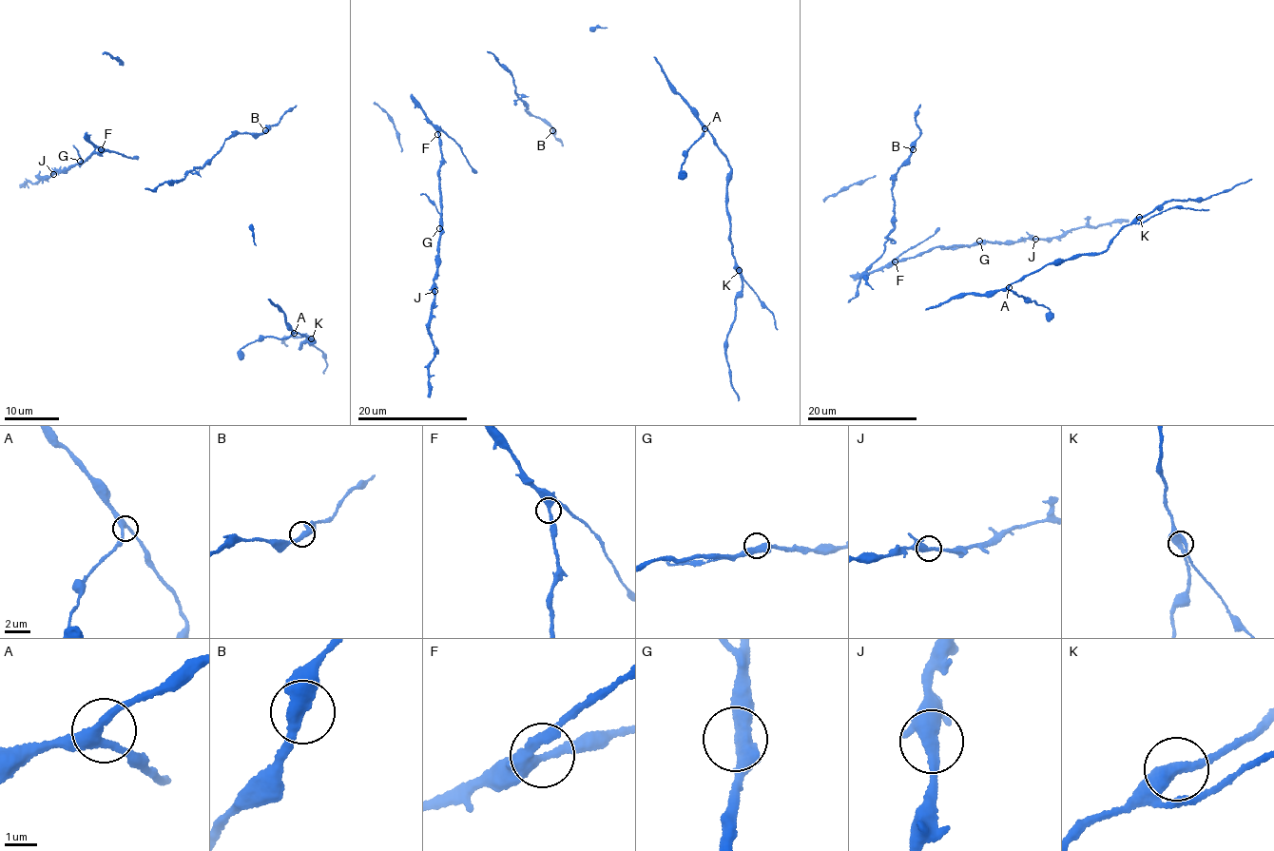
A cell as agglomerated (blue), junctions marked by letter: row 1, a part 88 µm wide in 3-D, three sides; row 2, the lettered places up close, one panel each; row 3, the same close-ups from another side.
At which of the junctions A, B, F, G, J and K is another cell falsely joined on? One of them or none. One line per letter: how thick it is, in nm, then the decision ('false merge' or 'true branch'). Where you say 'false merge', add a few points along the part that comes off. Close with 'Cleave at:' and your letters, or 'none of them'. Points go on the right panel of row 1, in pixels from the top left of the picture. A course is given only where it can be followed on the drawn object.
A: calibre 320 nm; true branch
B: calibre 380 nm; true branch
F: calibre 320 nm; true branch
G: calibre 360 nm; true branch
J: calibre 360 nm; true branch
K: calibre 360 nm; true branch
Cleave at: none of them

